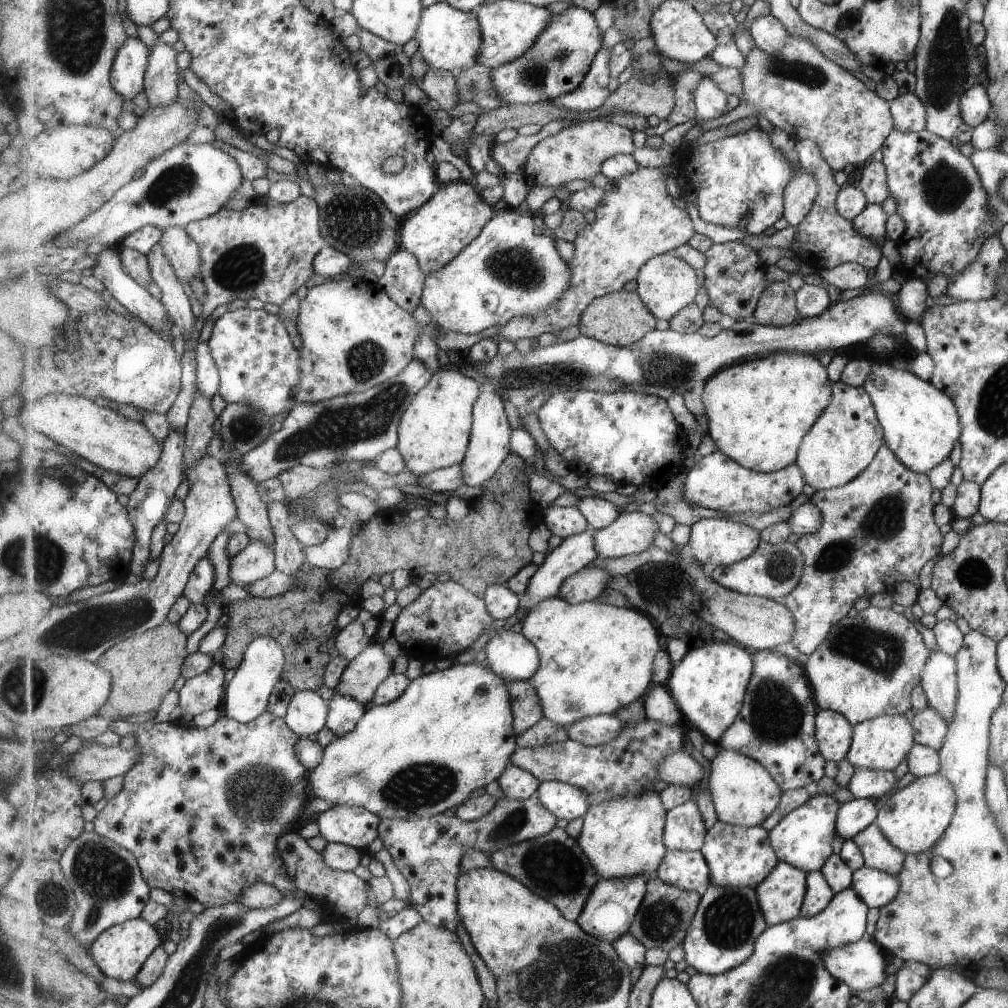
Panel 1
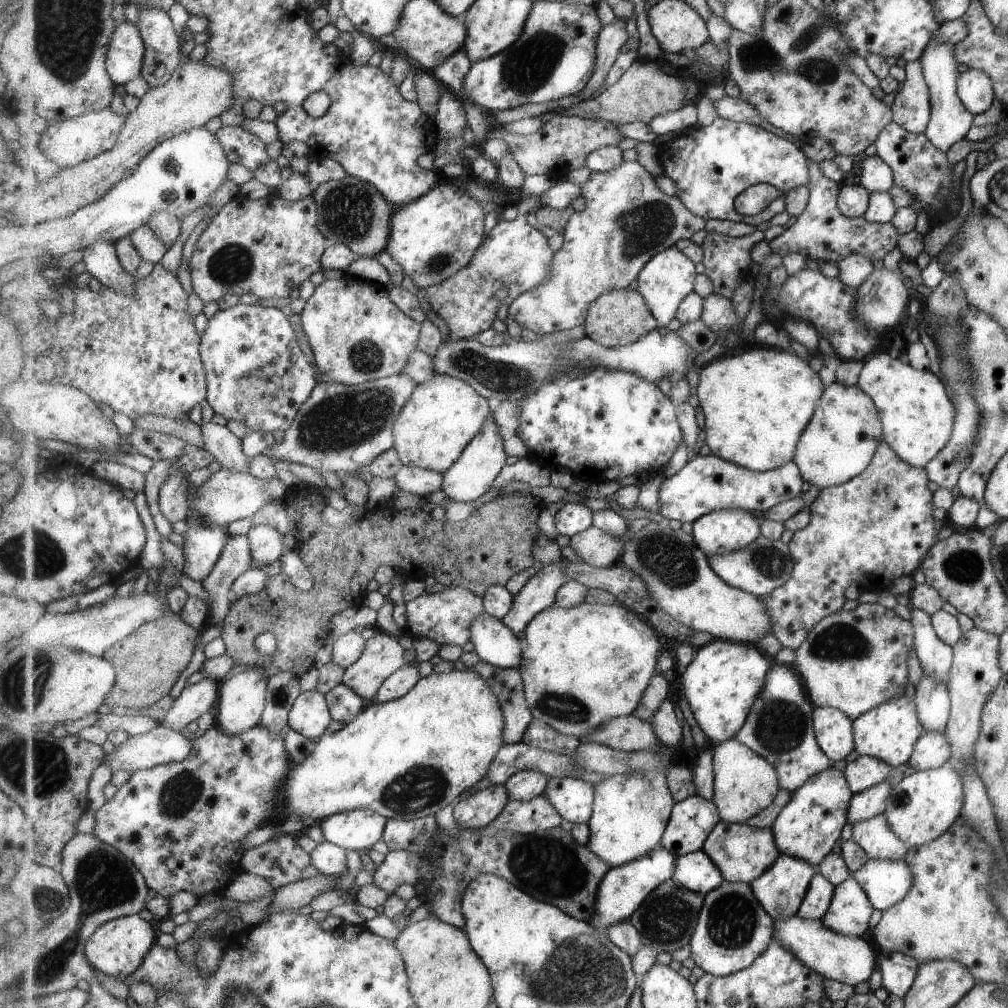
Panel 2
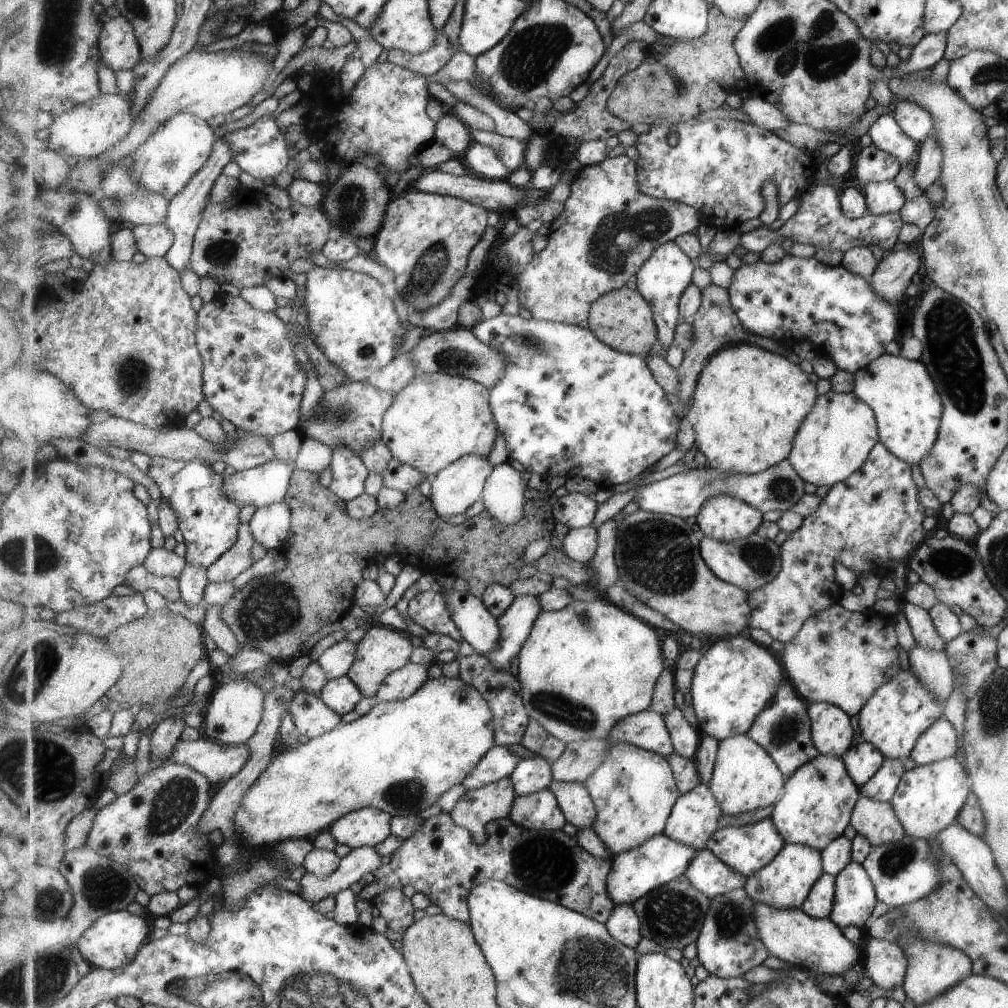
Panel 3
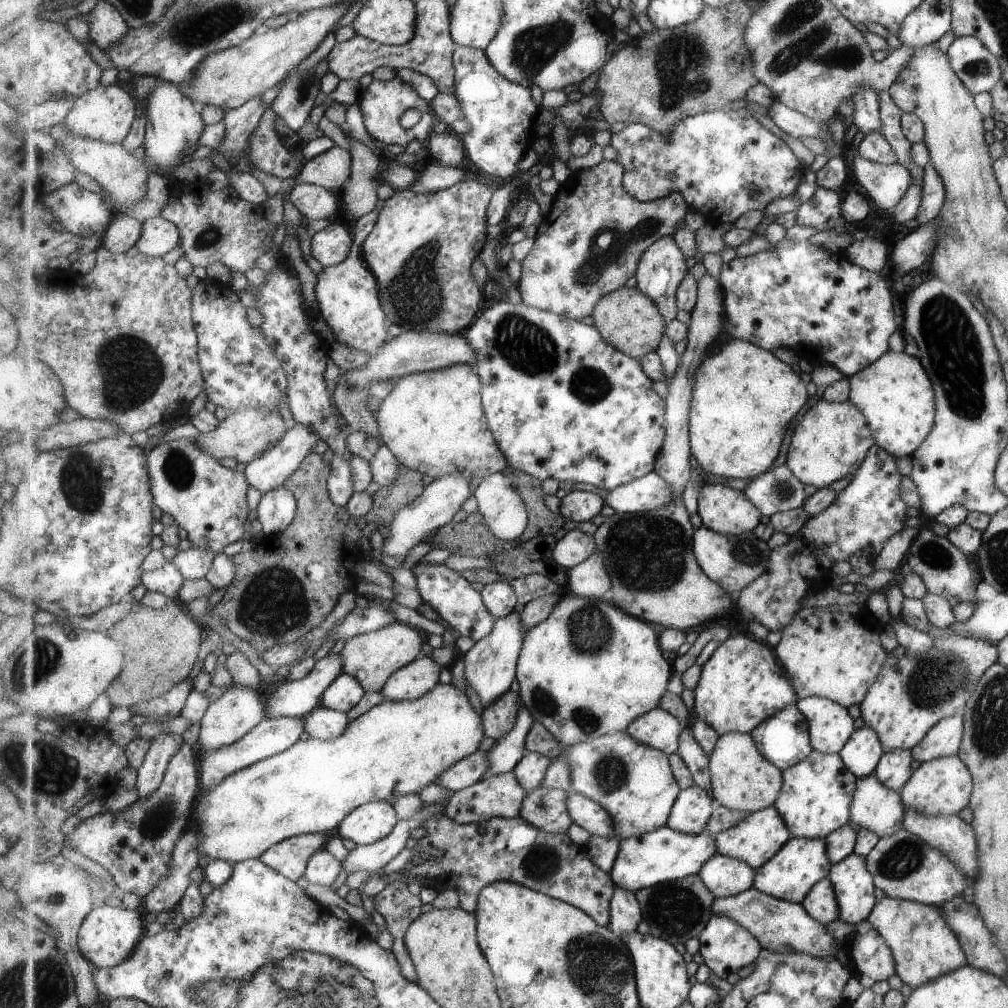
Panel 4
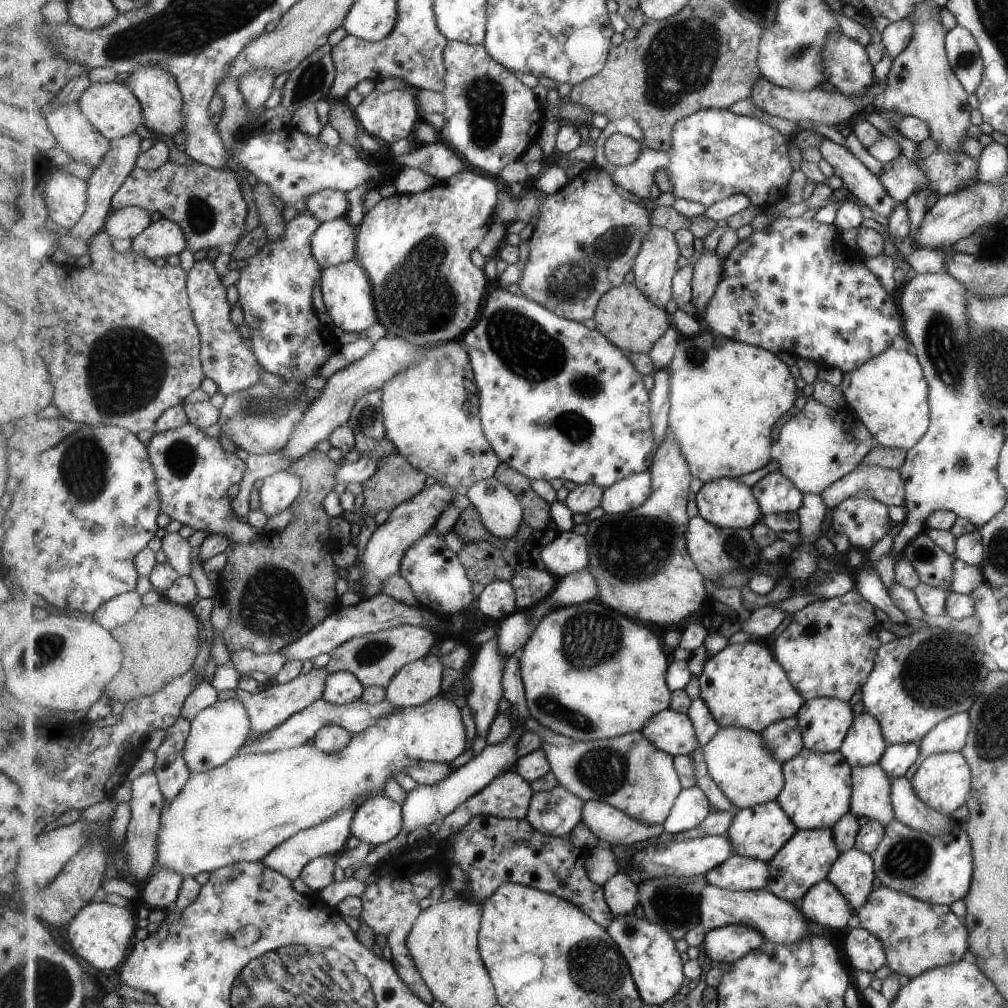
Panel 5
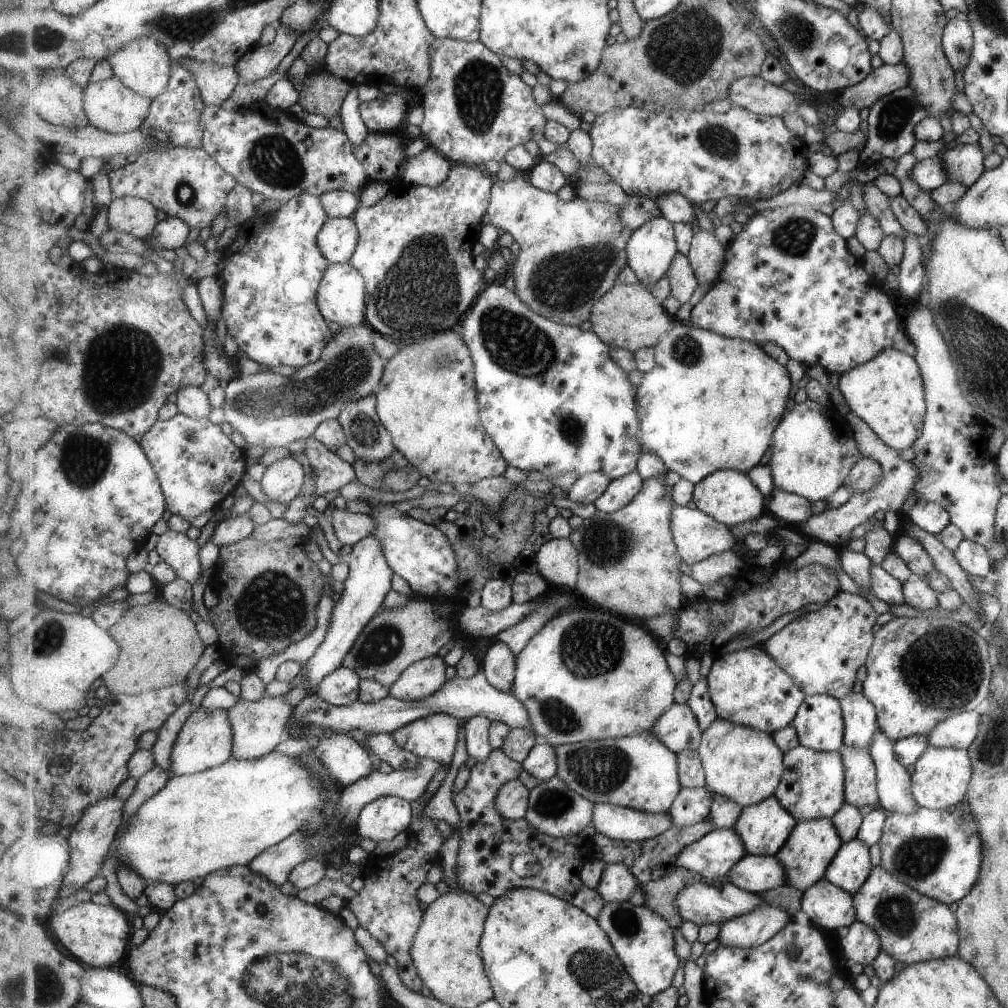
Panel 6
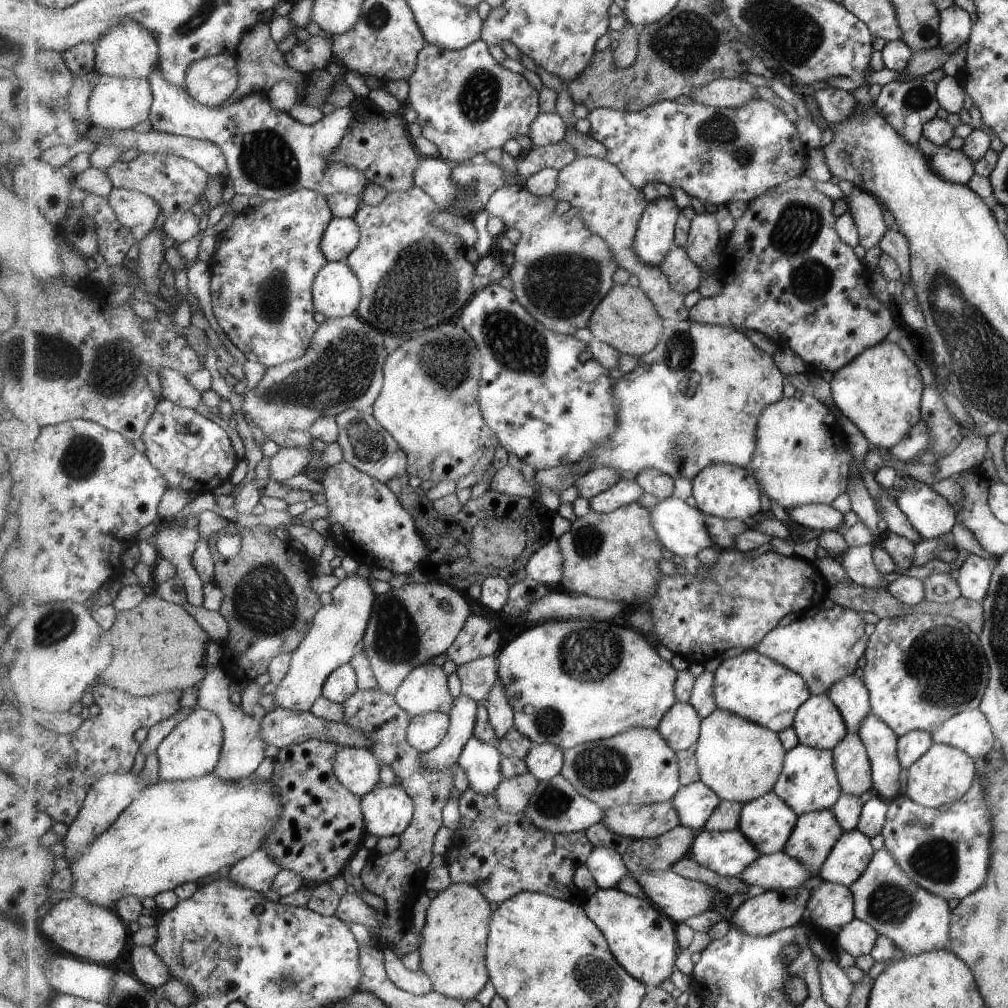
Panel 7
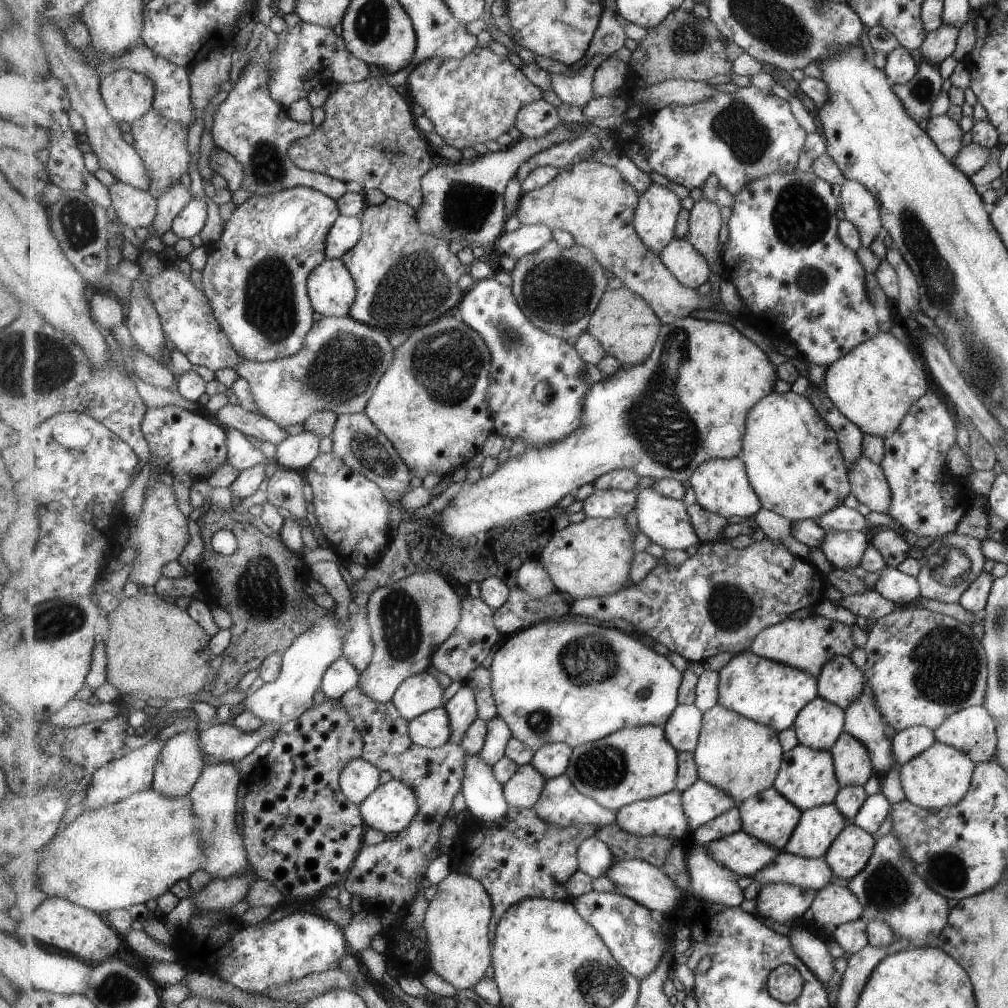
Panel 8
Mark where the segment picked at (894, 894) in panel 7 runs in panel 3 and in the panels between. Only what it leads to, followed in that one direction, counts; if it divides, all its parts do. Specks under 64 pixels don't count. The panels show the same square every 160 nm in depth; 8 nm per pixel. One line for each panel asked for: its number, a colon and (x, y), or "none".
3: (932, 969)
4: (924, 947)
5: (916, 936)
6: (912, 928)

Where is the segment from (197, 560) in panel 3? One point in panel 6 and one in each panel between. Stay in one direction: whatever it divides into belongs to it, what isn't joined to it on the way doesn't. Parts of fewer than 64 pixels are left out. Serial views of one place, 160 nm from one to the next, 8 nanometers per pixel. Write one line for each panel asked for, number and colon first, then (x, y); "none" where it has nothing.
4: (210, 502)
5: (194, 472)
6: (199, 466)

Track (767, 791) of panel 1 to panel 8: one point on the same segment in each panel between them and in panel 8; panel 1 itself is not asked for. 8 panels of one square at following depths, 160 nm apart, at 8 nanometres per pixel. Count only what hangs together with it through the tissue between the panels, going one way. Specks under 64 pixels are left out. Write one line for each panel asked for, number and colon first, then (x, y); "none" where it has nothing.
2: (745, 783)
3: (746, 777)
4: (743, 779)
5: (745, 768)
6: (742, 763)
7: (740, 760)
8: (743, 756)

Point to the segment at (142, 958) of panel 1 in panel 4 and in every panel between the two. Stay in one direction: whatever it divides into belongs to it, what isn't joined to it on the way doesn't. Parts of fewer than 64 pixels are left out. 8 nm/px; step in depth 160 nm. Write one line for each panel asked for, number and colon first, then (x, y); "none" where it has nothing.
2: (118, 948)
3: (113, 940)
4: (108, 936)

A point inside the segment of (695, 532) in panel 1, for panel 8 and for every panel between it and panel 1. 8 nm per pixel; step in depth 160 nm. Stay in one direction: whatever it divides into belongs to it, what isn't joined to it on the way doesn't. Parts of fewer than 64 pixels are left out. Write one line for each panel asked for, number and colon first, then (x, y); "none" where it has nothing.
2: (726, 530)
3: (726, 518)
4: (728, 511)
5: (727, 503)
6: (730, 496)
7: (727, 491)
8: (722, 486)

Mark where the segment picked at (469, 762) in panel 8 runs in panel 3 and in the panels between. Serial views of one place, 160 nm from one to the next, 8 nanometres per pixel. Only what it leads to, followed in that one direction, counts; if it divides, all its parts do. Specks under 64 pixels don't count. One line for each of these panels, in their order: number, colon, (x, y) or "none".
3: (516, 624)
4: (491, 664)
5: (485, 688)
6: (477, 729)
7: (481, 761)

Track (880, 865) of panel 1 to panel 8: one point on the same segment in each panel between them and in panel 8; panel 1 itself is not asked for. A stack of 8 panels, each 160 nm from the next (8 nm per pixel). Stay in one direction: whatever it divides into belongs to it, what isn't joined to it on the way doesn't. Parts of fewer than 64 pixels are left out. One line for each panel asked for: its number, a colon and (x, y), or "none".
2: (874, 836)
3: (875, 820)
4: (874, 807)
5: (870, 798)
6: (859, 771)
7: (853, 771)
8: (852, 764)

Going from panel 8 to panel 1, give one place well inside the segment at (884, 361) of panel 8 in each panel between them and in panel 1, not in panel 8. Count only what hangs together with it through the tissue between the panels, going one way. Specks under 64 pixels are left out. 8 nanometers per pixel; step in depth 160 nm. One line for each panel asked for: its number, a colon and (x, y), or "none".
1: (920, 424)
2: (916, 414)
3: (907, 405)
4: (895, 394)
5: (889, 393)
6: (886, 391)
7: (879, 391)

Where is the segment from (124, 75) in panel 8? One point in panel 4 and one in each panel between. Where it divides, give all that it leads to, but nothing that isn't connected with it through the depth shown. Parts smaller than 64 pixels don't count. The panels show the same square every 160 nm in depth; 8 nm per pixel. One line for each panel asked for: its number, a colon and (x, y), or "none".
4: (106, 114)
5: (114, 109)
6: (112, 106)
7: (116, 103)

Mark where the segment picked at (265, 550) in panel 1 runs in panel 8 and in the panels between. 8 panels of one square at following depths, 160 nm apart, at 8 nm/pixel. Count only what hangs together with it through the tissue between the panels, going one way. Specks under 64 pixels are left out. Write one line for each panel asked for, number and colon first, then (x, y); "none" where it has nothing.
2: (267, 542)
3: (271, 524)
4: (276, 511)
5: (280, 490)
6: (283, 481)
7: (288, 461)
8: (297, 452)

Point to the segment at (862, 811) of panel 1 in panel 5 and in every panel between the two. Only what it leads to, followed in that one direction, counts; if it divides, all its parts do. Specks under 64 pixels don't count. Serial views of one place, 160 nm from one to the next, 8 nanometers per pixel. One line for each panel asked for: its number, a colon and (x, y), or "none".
2: (865, 804)
3: (882, 785)
4: (893, 769)
5: (896, 759)

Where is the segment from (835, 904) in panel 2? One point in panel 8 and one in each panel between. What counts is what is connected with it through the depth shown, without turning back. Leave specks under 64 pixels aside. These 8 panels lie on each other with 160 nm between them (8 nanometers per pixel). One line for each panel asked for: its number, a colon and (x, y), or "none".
3: (854, 899)
4: (853, 883)
5: (852, 874)
6: (850, 866)
7: (850, 856)
8: (849, 854)

